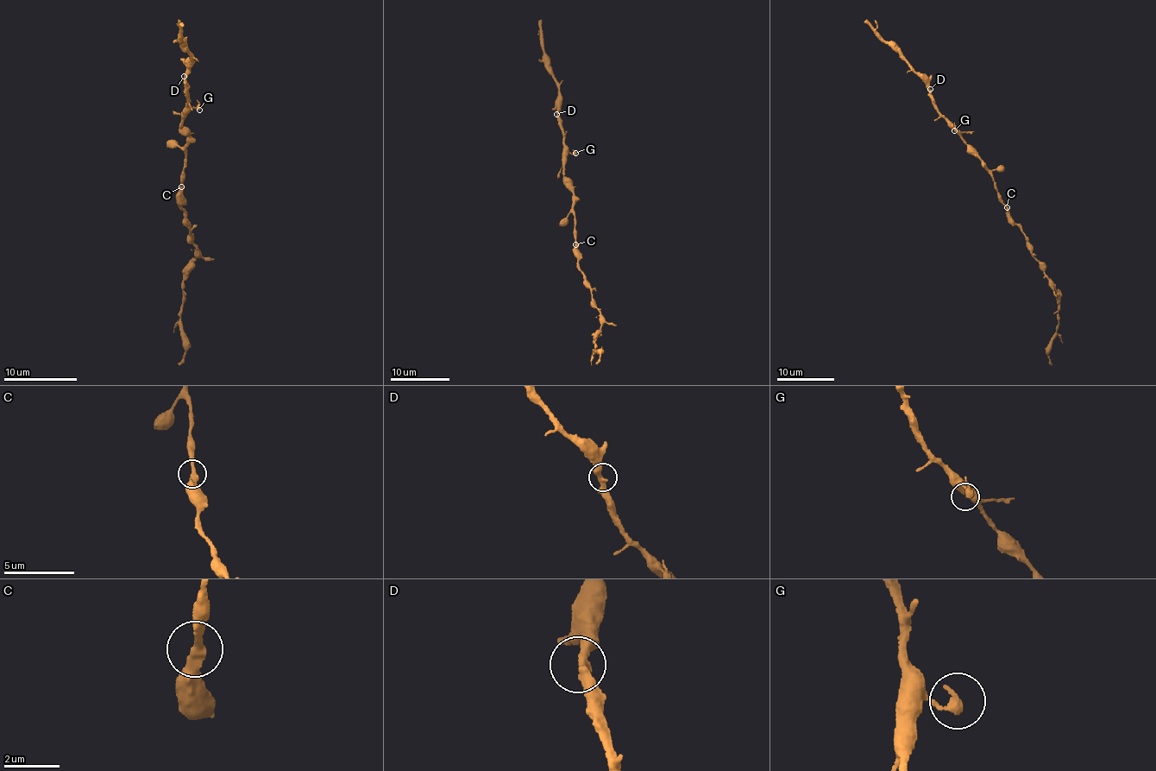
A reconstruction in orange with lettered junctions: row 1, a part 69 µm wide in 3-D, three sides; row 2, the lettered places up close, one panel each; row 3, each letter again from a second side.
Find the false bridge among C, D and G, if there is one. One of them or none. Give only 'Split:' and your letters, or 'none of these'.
Split: none of these

